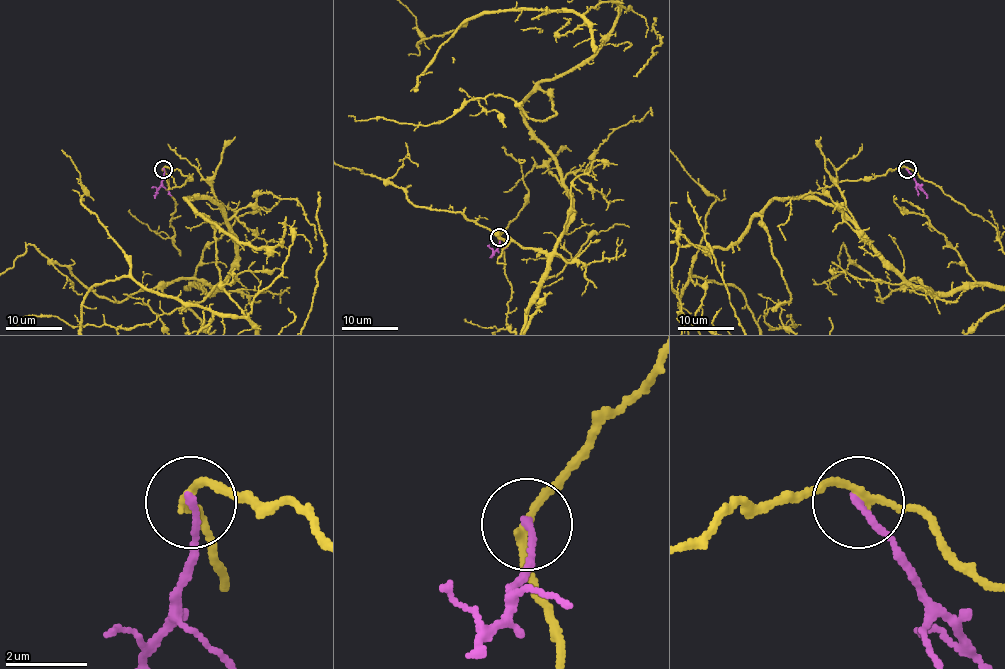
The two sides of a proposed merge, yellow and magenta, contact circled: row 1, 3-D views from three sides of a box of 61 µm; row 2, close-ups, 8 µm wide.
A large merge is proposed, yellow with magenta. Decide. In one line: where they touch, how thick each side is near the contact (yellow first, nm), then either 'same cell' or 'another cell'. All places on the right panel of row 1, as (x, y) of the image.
place (907, 169); calibres 180 and 160 nm; another cell

